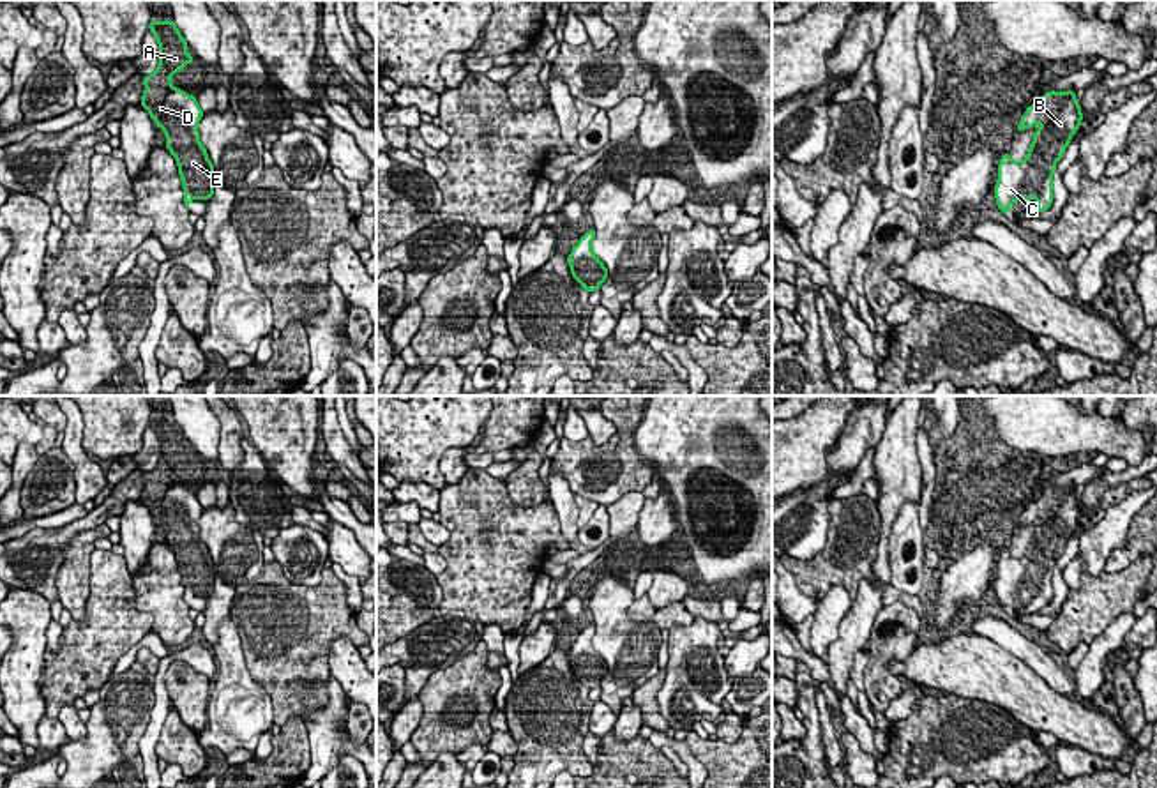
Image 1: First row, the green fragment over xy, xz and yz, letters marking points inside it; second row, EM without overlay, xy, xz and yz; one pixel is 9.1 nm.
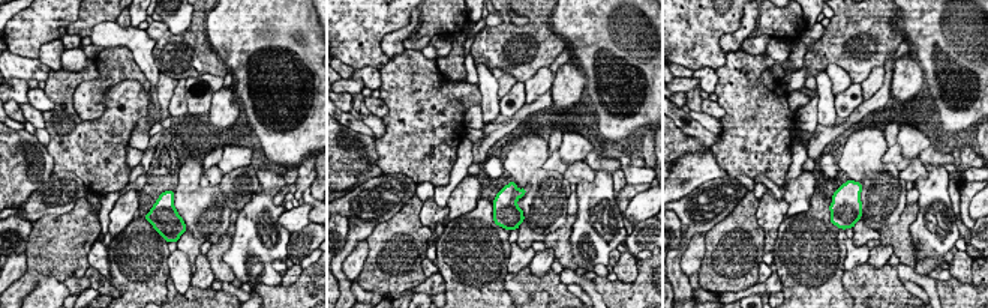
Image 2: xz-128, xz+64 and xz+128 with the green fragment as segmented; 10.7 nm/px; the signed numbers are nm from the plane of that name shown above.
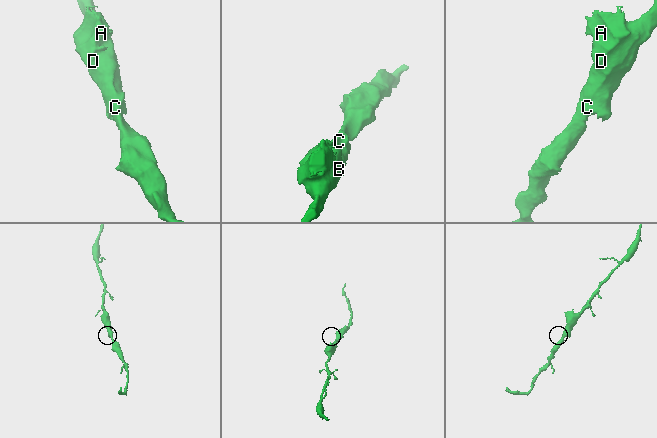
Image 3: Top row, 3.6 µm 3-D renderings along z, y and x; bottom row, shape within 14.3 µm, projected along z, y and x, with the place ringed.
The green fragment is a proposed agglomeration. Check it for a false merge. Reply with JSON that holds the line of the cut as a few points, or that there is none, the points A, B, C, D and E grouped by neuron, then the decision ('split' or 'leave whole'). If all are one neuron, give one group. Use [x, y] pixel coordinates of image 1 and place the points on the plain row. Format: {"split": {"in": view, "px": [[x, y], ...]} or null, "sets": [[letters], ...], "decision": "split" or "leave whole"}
{"split": null, "sets": [["A", "B", "C", "D", "E"]], "decision": "leave whole"}

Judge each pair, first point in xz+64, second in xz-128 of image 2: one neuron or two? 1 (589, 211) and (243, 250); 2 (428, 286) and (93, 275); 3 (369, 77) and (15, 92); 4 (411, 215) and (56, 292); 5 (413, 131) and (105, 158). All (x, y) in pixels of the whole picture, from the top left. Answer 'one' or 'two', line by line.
1: one
2: one
3: two
4: two
5: one

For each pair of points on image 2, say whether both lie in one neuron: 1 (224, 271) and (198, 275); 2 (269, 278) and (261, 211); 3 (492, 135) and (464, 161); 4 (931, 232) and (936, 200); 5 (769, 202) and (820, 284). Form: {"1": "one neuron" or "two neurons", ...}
{"1": "two neurons", "2": "one neuron", "3": "two neurons", "4": "one neuron", "5": "two neurons"}

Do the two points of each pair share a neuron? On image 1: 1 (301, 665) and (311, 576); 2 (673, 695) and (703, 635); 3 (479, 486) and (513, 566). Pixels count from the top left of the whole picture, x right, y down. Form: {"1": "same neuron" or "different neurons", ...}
{"1": "different neurons", "2": "same neuron", "3": "same neuron"}

